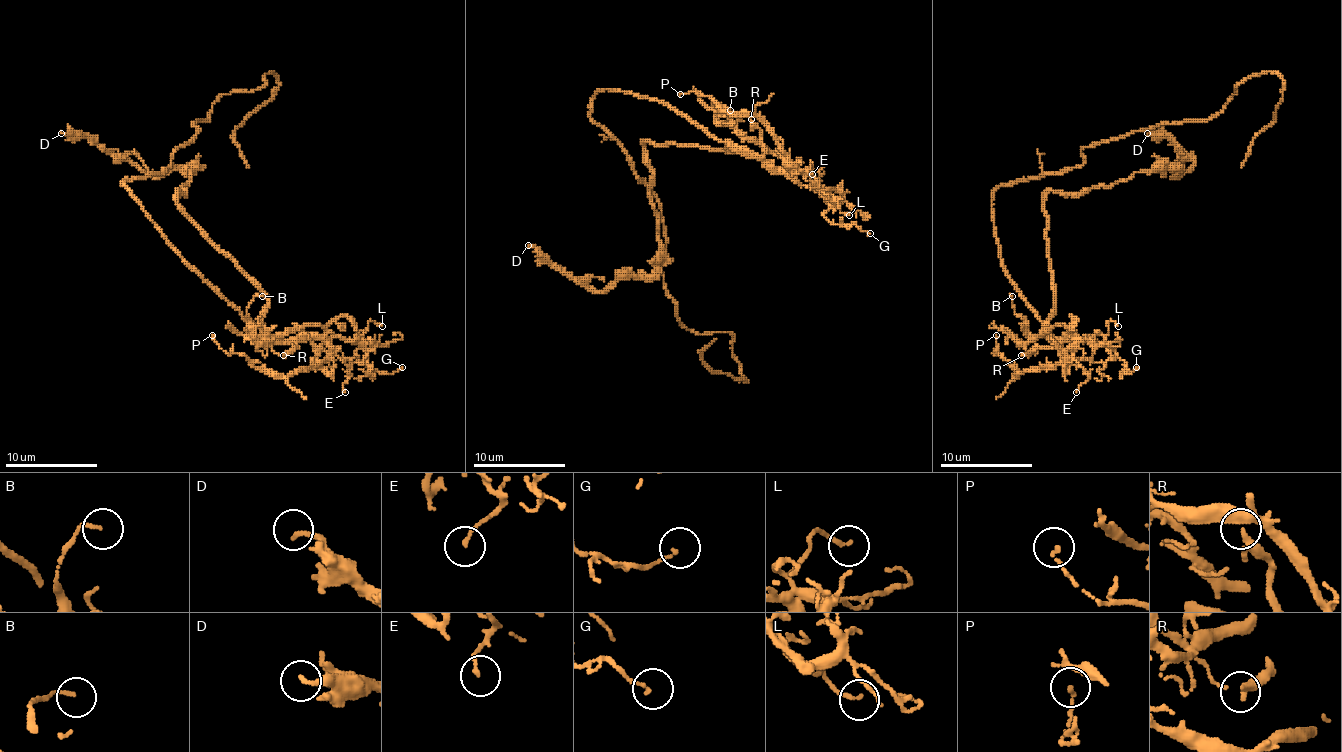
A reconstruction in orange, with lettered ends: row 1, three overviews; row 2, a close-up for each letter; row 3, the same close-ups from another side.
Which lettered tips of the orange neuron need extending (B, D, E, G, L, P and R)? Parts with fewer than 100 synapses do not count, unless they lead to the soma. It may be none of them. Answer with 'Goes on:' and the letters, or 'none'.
Goes on: none

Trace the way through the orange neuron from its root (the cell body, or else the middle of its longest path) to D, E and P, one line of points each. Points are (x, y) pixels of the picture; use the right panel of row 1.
D: (996, 241), (1003, 271), (1044, 323), (1053, 307), (1044, 197), (1193, 163), (1166, 135), (1147, 133)
E: (996, 241), (1003, 271), (1014, 282), (1028, 307), (1058, 339), (1074, 339), (1074, 360), (1088, 376), (1076, 392)
P: (996, 241), (1003, 271), (1028, 307), (1074, 346), (1067, 358), (1019, 376), (994, 351), (996, 335)

